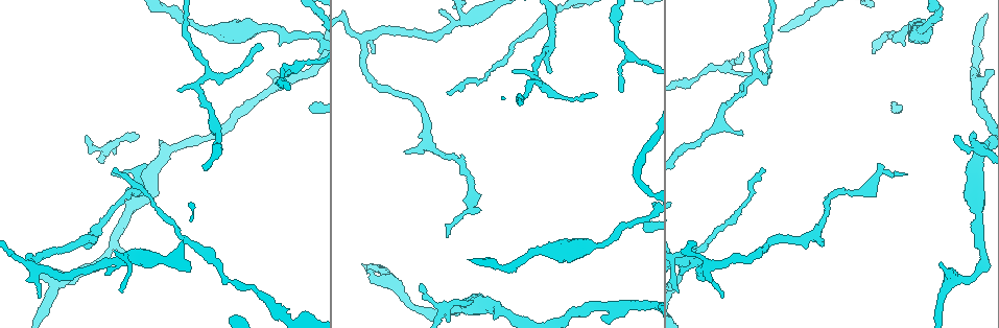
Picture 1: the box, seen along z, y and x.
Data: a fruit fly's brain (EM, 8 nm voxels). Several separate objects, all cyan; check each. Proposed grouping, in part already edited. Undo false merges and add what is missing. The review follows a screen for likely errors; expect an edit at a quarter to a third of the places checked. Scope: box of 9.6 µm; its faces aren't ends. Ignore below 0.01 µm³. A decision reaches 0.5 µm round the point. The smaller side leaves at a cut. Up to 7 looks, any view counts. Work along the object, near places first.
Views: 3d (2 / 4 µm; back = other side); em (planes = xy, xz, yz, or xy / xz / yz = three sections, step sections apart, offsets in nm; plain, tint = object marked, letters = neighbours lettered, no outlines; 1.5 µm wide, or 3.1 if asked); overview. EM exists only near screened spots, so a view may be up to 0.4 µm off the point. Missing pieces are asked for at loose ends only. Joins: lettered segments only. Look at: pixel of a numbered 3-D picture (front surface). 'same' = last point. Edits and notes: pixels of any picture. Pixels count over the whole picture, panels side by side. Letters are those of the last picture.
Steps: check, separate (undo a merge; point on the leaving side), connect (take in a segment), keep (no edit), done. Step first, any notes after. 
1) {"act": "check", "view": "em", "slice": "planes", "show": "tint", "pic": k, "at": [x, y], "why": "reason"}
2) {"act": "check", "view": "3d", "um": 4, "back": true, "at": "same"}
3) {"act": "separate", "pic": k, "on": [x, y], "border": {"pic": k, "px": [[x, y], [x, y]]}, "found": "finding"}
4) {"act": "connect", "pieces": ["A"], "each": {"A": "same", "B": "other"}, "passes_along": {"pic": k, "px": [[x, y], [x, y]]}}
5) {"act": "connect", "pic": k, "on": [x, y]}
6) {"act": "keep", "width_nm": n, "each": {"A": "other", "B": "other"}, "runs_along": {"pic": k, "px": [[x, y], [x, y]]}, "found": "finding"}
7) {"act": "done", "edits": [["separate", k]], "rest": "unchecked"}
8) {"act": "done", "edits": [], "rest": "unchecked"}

{"act": "check", "view": "3d", "um": 2, "pic": 1, "at": [471, 300], "why": "free end"}

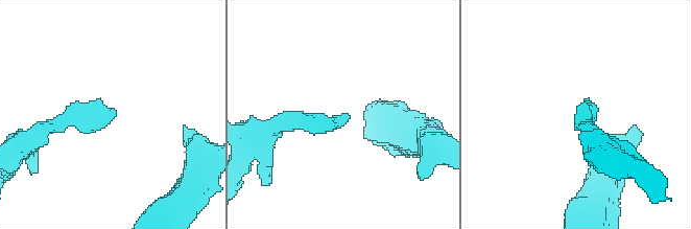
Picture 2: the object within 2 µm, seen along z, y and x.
{"act": "check", "view": "em", "slice": "planes", "show": "letters", "pic": 2, "at": [111, 108], "why": "need the tissue"}

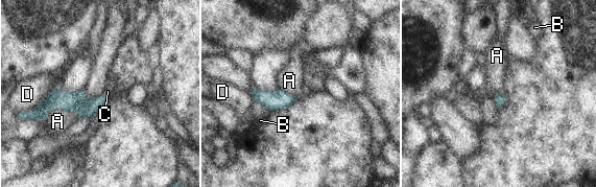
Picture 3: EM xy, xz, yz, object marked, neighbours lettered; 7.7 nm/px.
{"act": "connect", "pic": 3, "on": [108, 91], "longest_contact_nm": ["A", 280], "each": {"A": "other", "B": "other", "C": "same", "D": "other"}, "found": "the neuron continues"}

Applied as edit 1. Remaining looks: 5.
{"act": "check", "view": "em", "slice": "xz", "step": 4, "show": "letters", "pic": 1, "at": [939, 263], "why": "free end"}

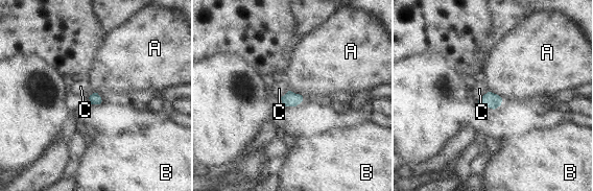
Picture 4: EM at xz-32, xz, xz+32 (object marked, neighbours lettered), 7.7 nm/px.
{"act": "check", "view": "em", "slice": "planes", "show": "letters", "at": "same", "why": "cut it another way"}

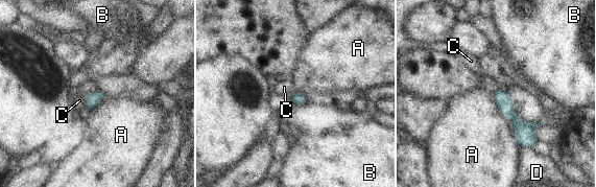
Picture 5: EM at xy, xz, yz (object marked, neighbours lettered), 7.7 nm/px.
{"act": "keep", "longest_contact_nm": ["A", 170], "each": {"A": "other", "B": "other", "C": "other", "D": "other"}, "found": "none of them fits"}

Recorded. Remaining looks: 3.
{"act": "done", "edits": [["connect", 3]], "rest": "unchecked"}

